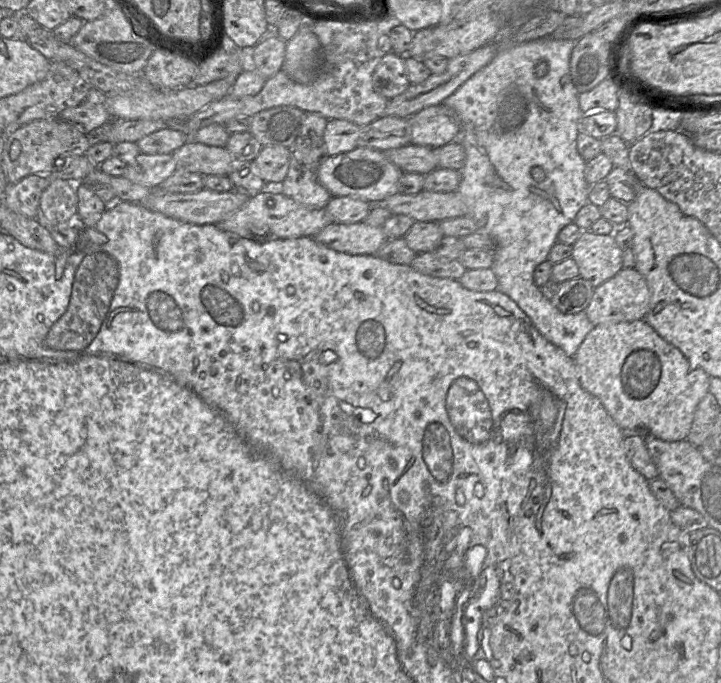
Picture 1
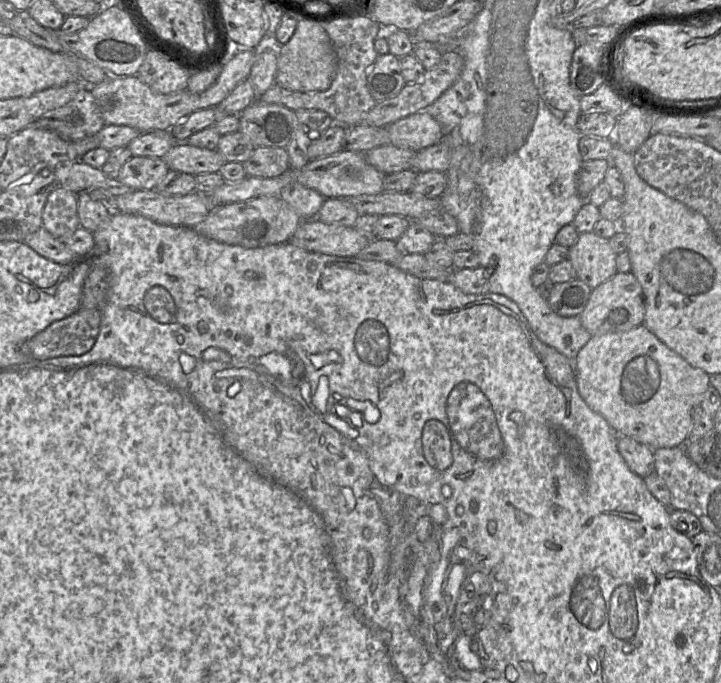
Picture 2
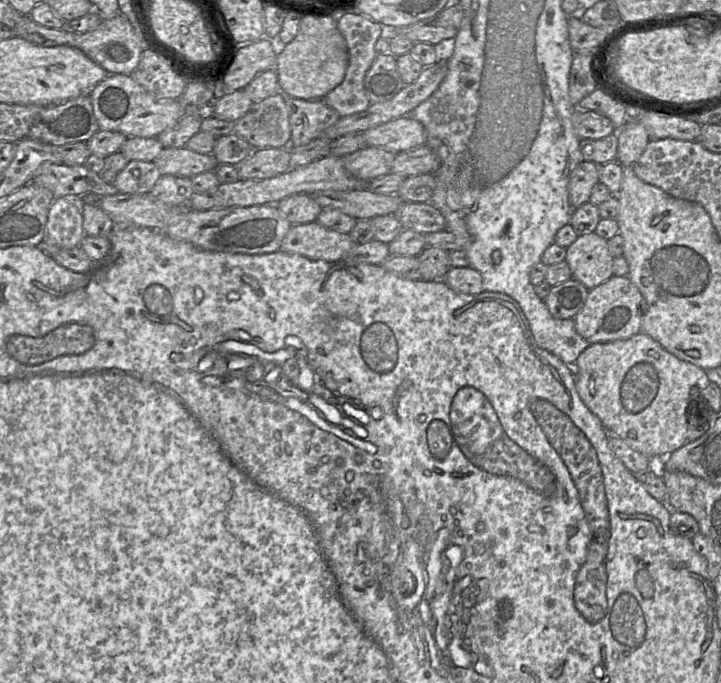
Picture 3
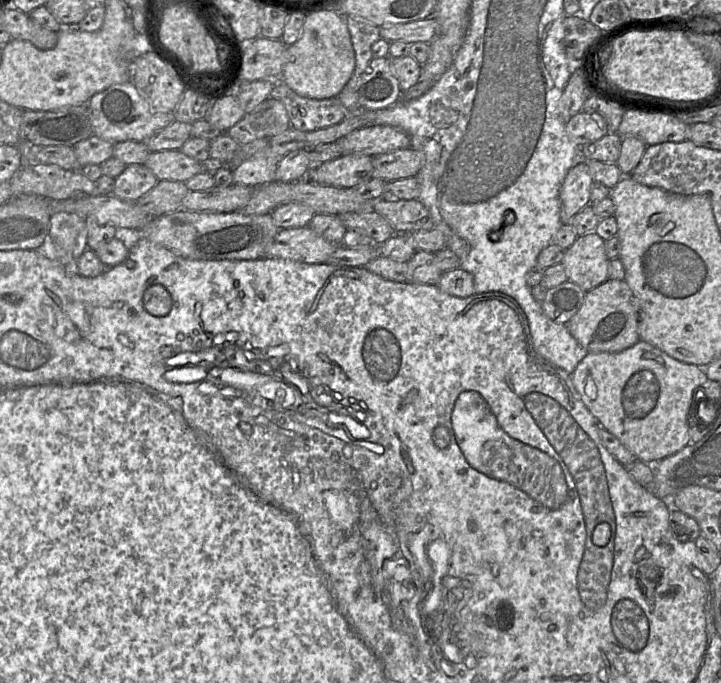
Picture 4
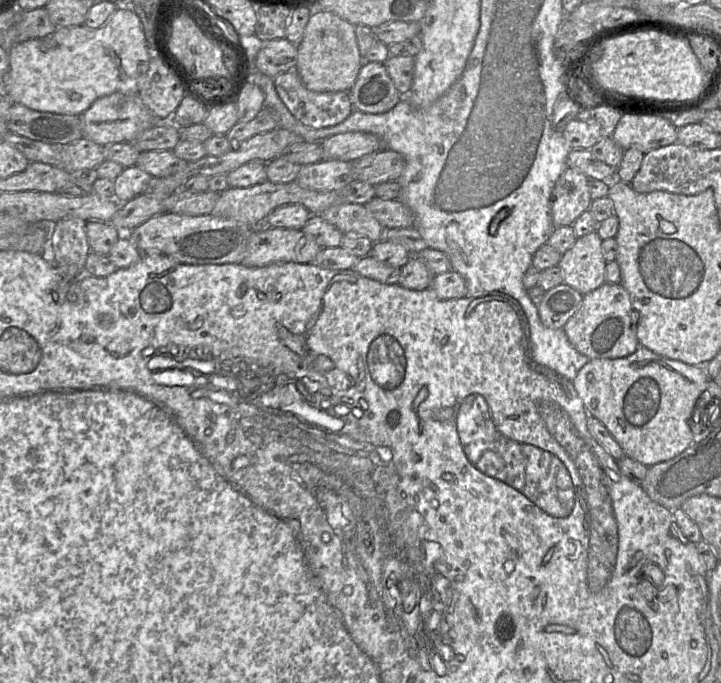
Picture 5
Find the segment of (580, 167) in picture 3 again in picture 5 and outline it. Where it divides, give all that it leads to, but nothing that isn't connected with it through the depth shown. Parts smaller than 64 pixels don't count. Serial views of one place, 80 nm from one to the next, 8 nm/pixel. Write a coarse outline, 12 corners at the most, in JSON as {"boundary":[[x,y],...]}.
{"boundary":[[567,168],[551,194],[555,227],[592,203],[589,177]]}

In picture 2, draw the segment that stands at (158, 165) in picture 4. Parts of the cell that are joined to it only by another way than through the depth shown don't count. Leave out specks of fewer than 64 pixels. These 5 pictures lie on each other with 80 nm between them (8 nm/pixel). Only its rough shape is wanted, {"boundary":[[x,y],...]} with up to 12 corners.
{"boundary":[[176,143],[163,157],[169,170],[197,176],[226,163],[217,150]]}

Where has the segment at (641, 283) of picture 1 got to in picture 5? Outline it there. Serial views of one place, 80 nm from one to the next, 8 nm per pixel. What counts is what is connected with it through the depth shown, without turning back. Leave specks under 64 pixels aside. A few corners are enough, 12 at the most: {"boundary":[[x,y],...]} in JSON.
{"boundary":[[605,282],[563,330],[590,359],[640,346],[630,294]]}

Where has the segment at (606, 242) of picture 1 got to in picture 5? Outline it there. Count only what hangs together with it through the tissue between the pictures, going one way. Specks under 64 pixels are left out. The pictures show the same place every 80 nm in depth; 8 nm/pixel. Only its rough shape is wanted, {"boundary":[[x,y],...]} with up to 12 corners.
{"boundary":[[576,239],[558,266],[585,295],[606,282],[603,239]]}

